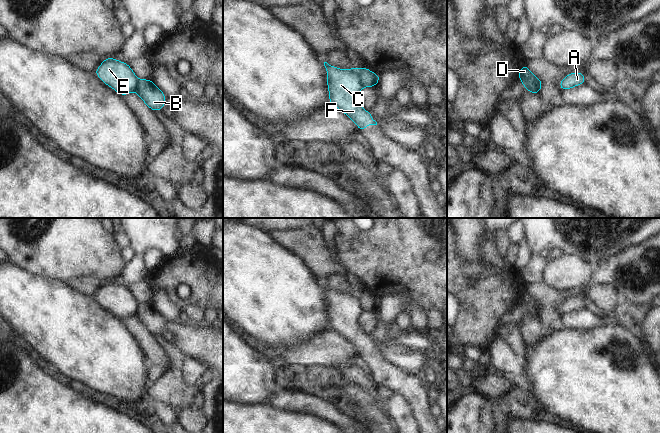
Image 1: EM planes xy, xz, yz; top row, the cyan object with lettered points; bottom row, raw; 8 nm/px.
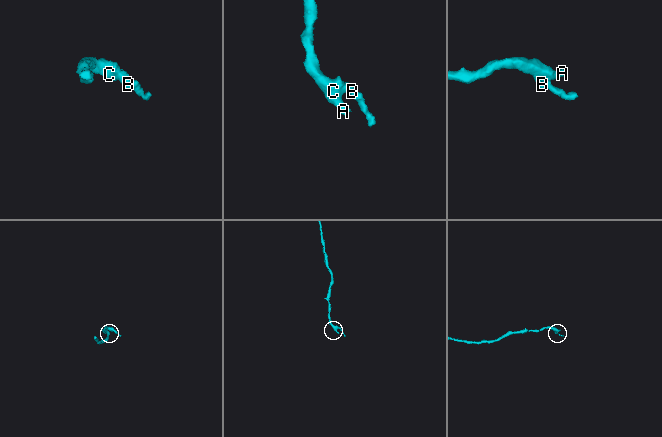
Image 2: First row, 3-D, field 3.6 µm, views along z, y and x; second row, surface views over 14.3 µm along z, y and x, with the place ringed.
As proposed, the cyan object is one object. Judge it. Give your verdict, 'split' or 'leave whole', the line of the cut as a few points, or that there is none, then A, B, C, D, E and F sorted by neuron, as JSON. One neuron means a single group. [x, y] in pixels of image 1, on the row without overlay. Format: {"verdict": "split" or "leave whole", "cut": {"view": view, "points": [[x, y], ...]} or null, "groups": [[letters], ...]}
{"verdict": "split", "cut": {"view": "yz", "points": [[522, 305], [535, 304], [540, 312]]}, "groups": [["A", "C", "D", "E", "F"], ["B"]]}

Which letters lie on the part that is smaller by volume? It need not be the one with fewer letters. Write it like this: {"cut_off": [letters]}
{"cut_off": ["B"]}

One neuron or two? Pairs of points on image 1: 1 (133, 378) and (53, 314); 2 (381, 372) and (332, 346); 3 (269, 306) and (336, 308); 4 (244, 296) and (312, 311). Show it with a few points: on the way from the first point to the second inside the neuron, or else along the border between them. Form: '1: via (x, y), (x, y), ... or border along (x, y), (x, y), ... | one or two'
1: via (113, 365), (93, 345), (81, 339), (73, 331) | one
2: border along (342, 336), (356, 348), (358, 354) | two
3: border along (324, 285), (330, 328) | two
4: via (261, 296), (274, 296), (281, 303), (295, 311) | one

